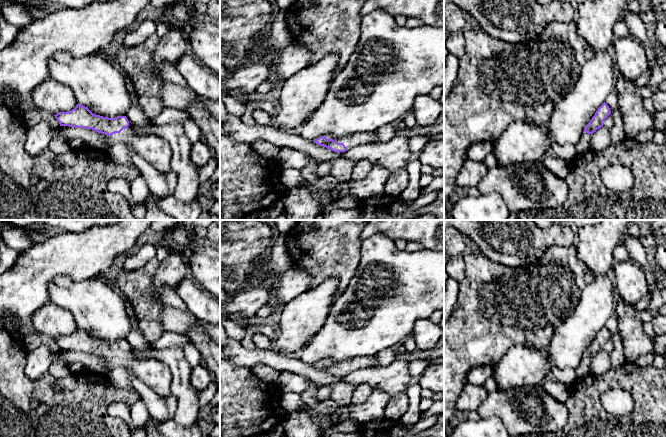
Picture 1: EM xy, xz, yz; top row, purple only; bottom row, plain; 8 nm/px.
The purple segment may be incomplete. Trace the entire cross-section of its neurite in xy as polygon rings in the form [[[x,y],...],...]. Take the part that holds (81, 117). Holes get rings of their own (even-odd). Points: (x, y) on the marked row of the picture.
[[[81,104],[71,111],[59,112],[54,116],[60,126],[87,128],[102,133],[106,139],[105,151],[114,144],[123,143],[131,146],[136,154],[164,175],[170,170],[172,149],[169,143],[154,134],[138,135],[126,116],[108,118],[95,115]]]

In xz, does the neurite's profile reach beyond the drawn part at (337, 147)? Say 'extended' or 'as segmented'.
extended

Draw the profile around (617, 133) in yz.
[[[619,108],[611,112],[614,120],[614,126],[609,130],[611,135],[611,144],[618,144],[625,138],[624,124]]]

